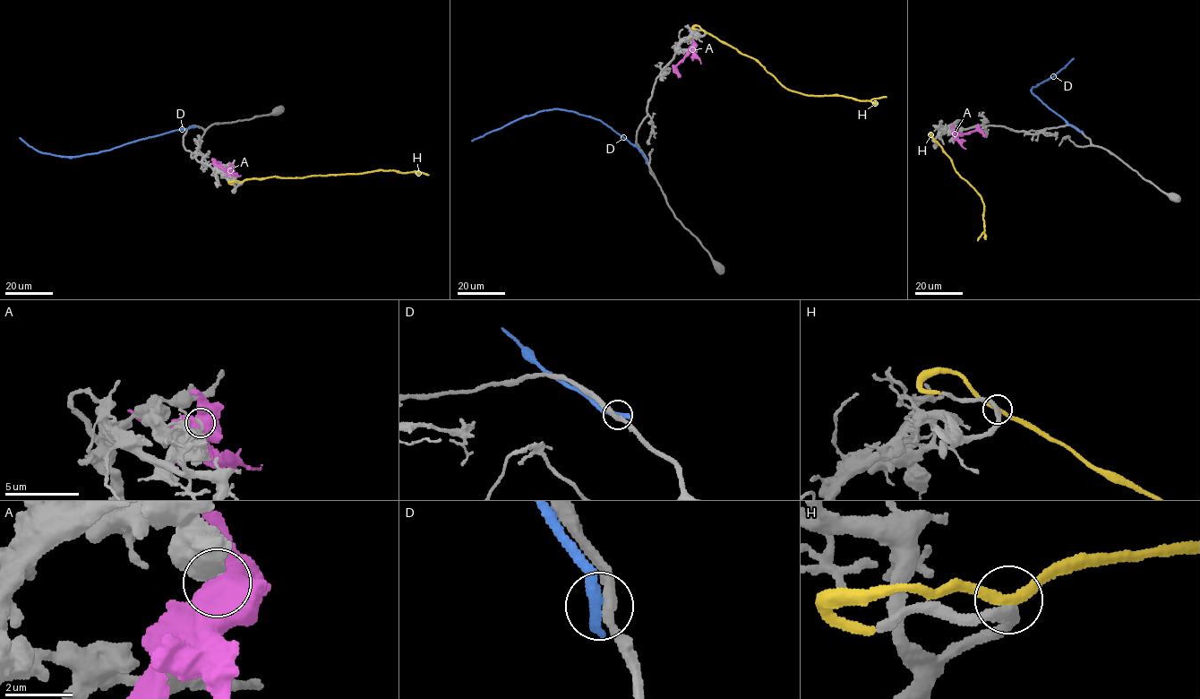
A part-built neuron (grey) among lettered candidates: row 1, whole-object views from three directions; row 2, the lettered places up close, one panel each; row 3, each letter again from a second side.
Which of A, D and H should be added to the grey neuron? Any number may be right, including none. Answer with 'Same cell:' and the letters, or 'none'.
Same cell: H

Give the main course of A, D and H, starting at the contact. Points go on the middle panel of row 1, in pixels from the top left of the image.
A: (693, 45), (675, 66), (680, 77)
D: (647, 161), (636, 146), (601, 121), (557, 109), (522, 116), (472, 141)
H: (705, 31), (756, 59), (789, 90), (806, 95), (842, 95), (859, 100), (887, 97)

